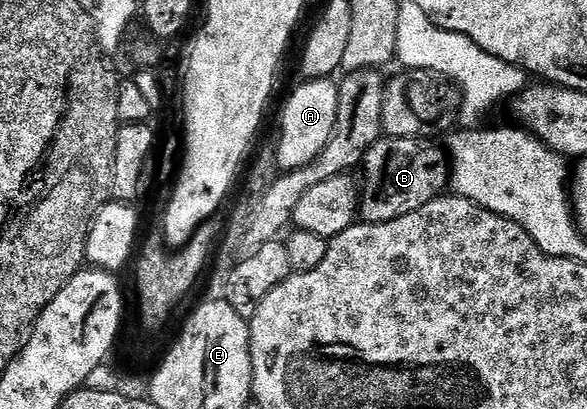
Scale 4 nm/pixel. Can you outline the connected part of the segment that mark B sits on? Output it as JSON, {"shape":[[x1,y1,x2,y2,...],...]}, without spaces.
{"shape":[[381,136,364,156,358,217,365,225,390,223,418,207,426,207,450,185,450,157,443,144,426,137]]}

